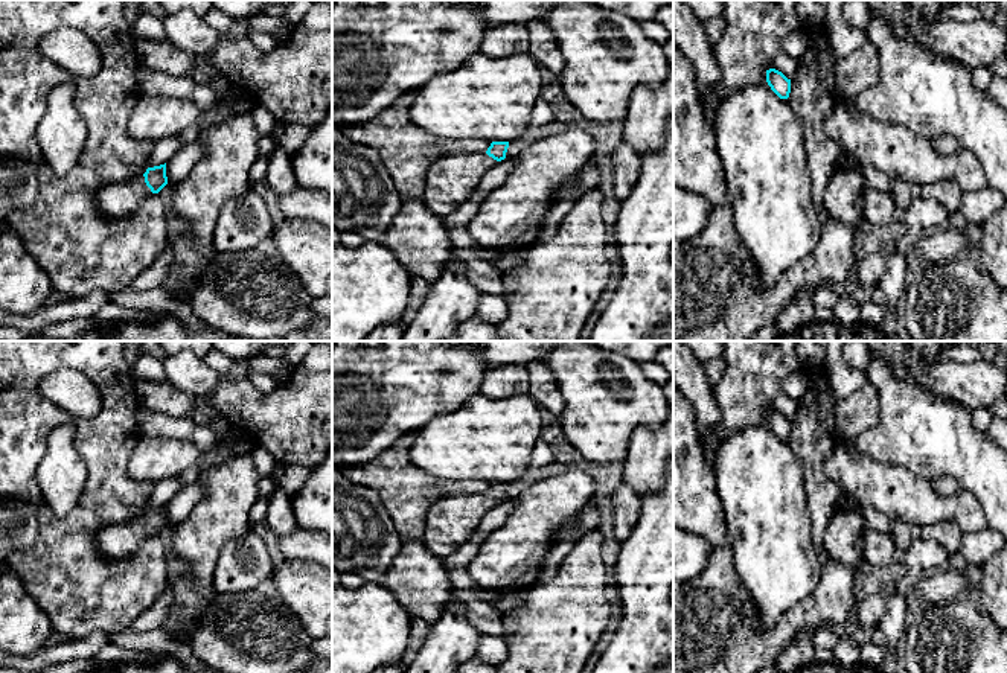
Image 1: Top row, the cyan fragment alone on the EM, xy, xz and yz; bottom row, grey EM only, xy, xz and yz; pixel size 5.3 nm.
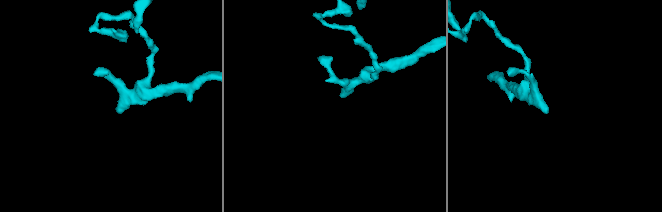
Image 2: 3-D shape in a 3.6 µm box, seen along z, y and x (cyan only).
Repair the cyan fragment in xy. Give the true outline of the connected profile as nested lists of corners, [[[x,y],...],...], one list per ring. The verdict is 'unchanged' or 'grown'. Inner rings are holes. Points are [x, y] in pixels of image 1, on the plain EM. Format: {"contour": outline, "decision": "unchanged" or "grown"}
{"contour": [[[166,504],[148,509],[143,516],[139,516],[125,524],[102,527],[96,534],[96,547],[108,559],[126,559],[133,556],[151,534],[158,534],[168,525]]], "decision": "grown"}

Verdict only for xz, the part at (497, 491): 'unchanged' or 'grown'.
grown

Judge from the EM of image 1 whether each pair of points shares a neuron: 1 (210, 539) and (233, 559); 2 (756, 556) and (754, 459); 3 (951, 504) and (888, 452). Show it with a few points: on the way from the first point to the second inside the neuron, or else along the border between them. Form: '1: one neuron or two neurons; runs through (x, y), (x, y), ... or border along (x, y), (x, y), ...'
1: two neurons; border along (252, 529), (230, 539), (220, 551), (214, 583)
2: one neuron; runs through (756, 532), (756, 483)
3: two neurons; border along (879, 462), (899, 465), (933, 481)

